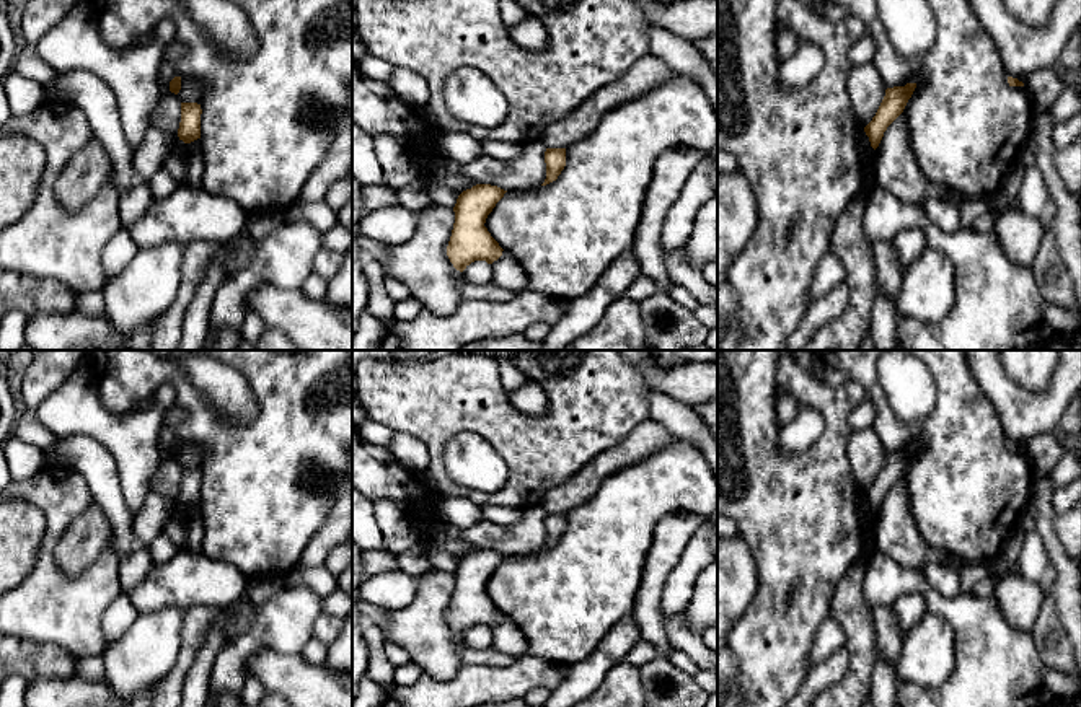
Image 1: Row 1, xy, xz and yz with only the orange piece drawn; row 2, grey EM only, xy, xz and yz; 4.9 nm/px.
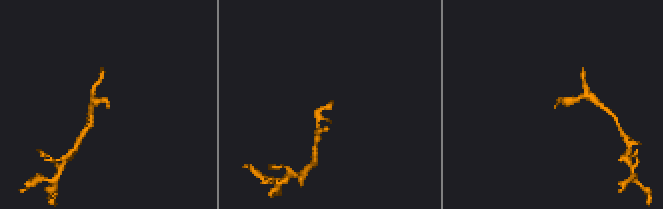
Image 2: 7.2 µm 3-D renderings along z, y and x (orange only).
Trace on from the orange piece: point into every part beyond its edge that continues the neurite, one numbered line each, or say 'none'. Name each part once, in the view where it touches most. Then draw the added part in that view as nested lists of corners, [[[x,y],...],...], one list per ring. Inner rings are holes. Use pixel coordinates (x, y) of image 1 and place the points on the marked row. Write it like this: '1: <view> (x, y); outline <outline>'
none

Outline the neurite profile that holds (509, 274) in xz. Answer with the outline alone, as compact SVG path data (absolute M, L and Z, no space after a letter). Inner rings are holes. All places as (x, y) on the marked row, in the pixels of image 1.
M502 251L502 256L491 266L494 270L492 282L496 285L514 293L527 290L528 280L525 270L507 251Z

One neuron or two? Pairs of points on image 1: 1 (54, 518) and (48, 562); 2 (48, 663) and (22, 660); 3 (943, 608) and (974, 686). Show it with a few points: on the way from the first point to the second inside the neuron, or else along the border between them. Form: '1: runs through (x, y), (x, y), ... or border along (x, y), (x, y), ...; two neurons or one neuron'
1: runs through (54, 530), (48, 551); one neuron
2: runs through (41, 660), (28, 660); one neuron
3: runs through (962, 626), (974, 637), (974, 667); one neuron

